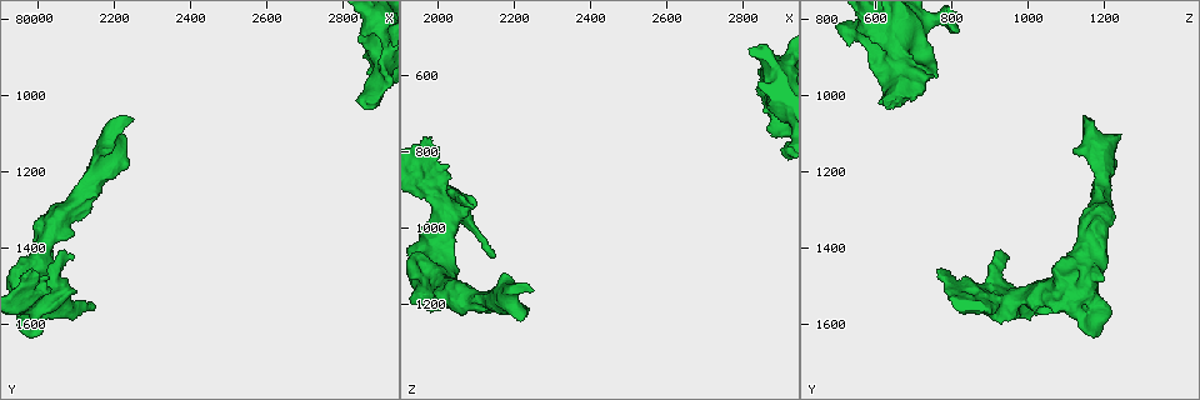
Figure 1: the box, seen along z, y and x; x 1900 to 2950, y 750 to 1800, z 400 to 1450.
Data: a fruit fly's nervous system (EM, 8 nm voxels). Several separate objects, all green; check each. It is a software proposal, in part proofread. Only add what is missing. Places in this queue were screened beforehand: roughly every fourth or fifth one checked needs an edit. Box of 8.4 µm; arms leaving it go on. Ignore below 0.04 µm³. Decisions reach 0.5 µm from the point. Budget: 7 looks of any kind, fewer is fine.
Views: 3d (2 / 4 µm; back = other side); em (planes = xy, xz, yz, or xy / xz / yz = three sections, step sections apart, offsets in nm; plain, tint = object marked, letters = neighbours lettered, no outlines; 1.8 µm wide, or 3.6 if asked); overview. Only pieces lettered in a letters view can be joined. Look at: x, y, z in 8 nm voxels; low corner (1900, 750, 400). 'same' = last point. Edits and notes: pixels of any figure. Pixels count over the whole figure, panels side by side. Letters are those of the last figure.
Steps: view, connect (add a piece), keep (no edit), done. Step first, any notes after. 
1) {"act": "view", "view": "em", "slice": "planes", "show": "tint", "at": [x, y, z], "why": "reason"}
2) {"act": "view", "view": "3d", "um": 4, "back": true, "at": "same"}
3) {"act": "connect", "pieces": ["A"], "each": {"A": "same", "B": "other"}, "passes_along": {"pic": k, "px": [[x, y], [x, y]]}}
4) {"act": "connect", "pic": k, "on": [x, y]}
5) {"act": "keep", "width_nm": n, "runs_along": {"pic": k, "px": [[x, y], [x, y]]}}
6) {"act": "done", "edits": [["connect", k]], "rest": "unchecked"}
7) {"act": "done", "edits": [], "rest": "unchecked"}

{"act": "view", "view": "em", "um": 3.6, "slice": "planes", "show": "letters", "at": [1985, 1465, 765], "why": "branch stops here"}

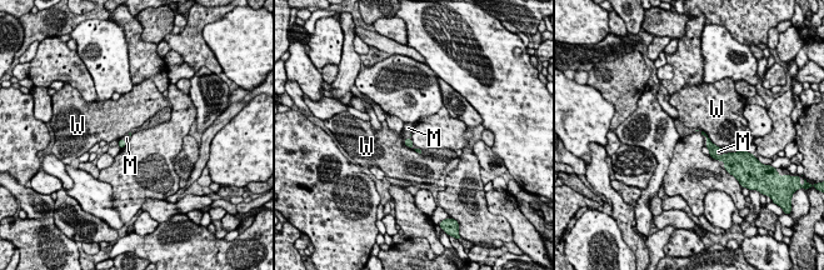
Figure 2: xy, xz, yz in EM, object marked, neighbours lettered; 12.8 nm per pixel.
{"act": "connect", "pieces": ["M"], "longest_contact_nm": ["W", 340], "each": {"M": "same", "W": "other"}, "found": "it goes on there"}

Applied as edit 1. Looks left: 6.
{"act": "view", "view": "overview", "why": "redraw"}

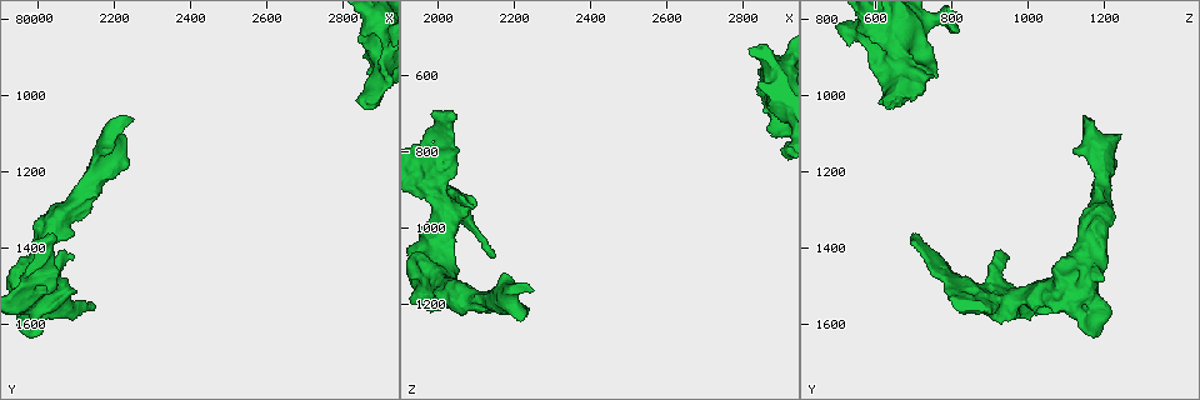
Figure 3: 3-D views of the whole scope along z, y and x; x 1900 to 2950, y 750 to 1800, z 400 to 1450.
{"act": "view", "view": "3d", "um": 4, "at": [2100, 1425, 945], "why": "free end"}

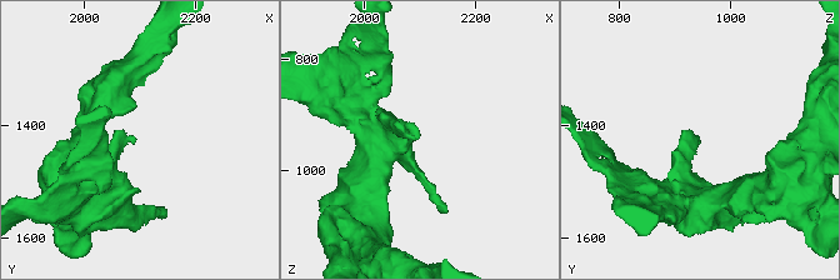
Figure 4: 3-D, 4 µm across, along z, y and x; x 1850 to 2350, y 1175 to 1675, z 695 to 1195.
{"act": "view", "view": "em", "um": 3.6, "slice": "planes", "show": "plain", "at": [2095, 1420, 940]}

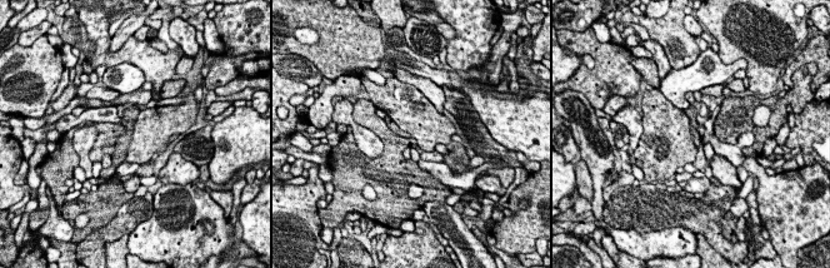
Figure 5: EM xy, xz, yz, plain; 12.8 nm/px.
{"act": "view", "view": "em", "um": 3.6, "slice": "planes", "show": "letters", "at": "same"}

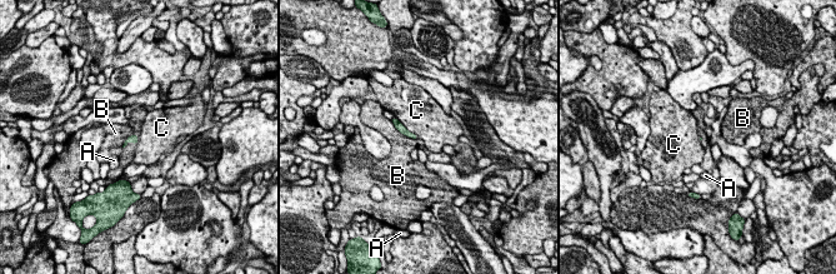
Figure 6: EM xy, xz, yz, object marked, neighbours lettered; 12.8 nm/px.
{"act": "keep", "each": {"A": "other", "B": "other", "C": "other"}, "border": {"pic": 6, "px": [[394, 115], [419, 136]]}, "found": "none of them fits"}

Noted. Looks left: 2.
{"act": "view", "view": "em", "slice": "planes", "show": "letters", "at": [2835, 1025, 640], "why": "thick end"}

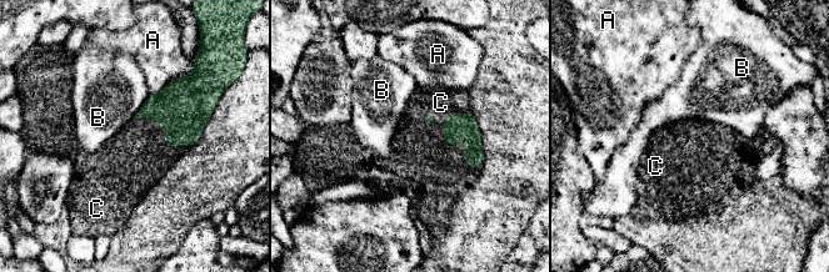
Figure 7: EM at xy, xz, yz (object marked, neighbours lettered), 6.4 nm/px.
{"act": "connect", "pieces": ["C"], "each": {"A": "other", "B": "other", "C": "same"}, "passes_along": {"pic": 7, "px": [[459, 129], [455, 114], [440, 102]]}, "found": "the neuron continues"}

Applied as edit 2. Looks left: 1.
{"act": "done", "edits": [["connect", 2], ["connect", 7]], "rest": "unchecked"}

